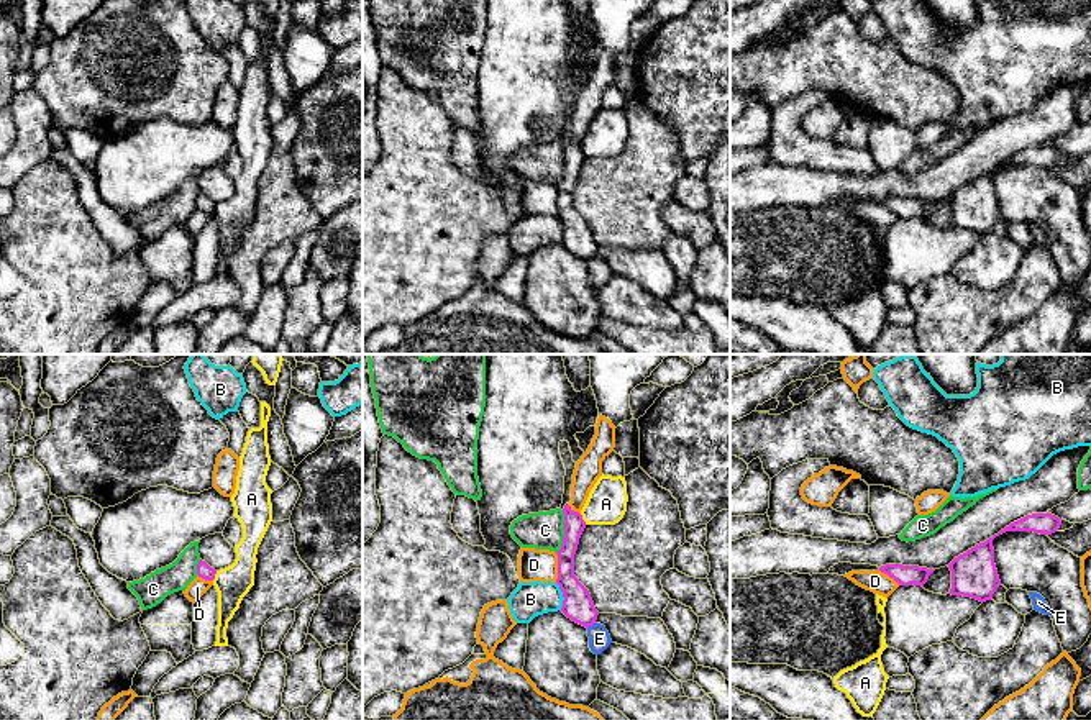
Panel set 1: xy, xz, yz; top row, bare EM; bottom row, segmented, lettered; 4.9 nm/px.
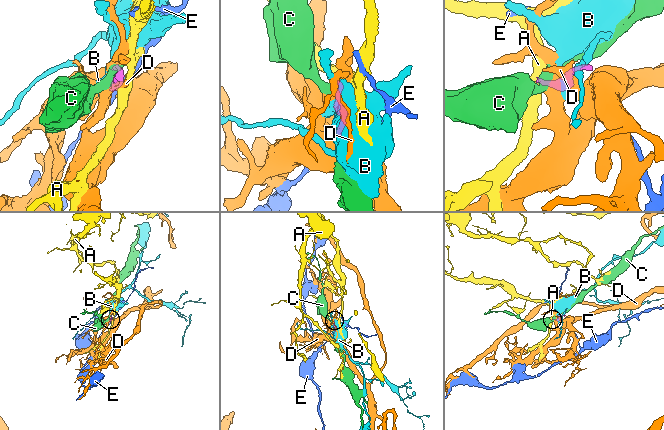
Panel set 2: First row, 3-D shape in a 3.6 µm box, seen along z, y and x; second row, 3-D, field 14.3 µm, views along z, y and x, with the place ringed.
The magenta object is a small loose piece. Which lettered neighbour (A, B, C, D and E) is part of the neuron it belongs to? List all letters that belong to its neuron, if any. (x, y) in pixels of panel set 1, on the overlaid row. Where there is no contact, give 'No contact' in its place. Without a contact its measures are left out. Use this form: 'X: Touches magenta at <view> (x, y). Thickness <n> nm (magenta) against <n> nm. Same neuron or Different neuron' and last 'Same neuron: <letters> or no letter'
A: Touches magenta at xz (581, 519). Thickness 100 nm (magenta) against 190 nm. Different neuron
B: Touches magenta at xz (563, 596). Thickness 150 nm (magenta) against 180 nm. Different neuron
C: Touches magenta at xz (565, 532). Thickness 100 nm (magenta) against 190 nm. Different neuron
D: Touches magenta at xz (558, 568). Thickness 150 nm (magenta) against 160 nm. Different neuron
E: Touches magenta at xz (591, 625). Thickness 150 nm (magenta) against 110 nm. Different neuron
Same neuron: no letter

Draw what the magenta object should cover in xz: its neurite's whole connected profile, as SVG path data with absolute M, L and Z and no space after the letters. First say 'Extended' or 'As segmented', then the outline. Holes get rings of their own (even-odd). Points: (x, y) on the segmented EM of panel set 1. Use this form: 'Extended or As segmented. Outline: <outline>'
Extended. Outline: M559 441L559 454L566 469L564 494L561 510L564 513L564 538L558 554L558 579L556 584L563 592L561 612L573 622L589 628L596 623L599 612L594 607L589 590L574 576L574 554L579 538L586 528L586 522L579 512L574 512L571 502L571 484L576 463L568 441Z

